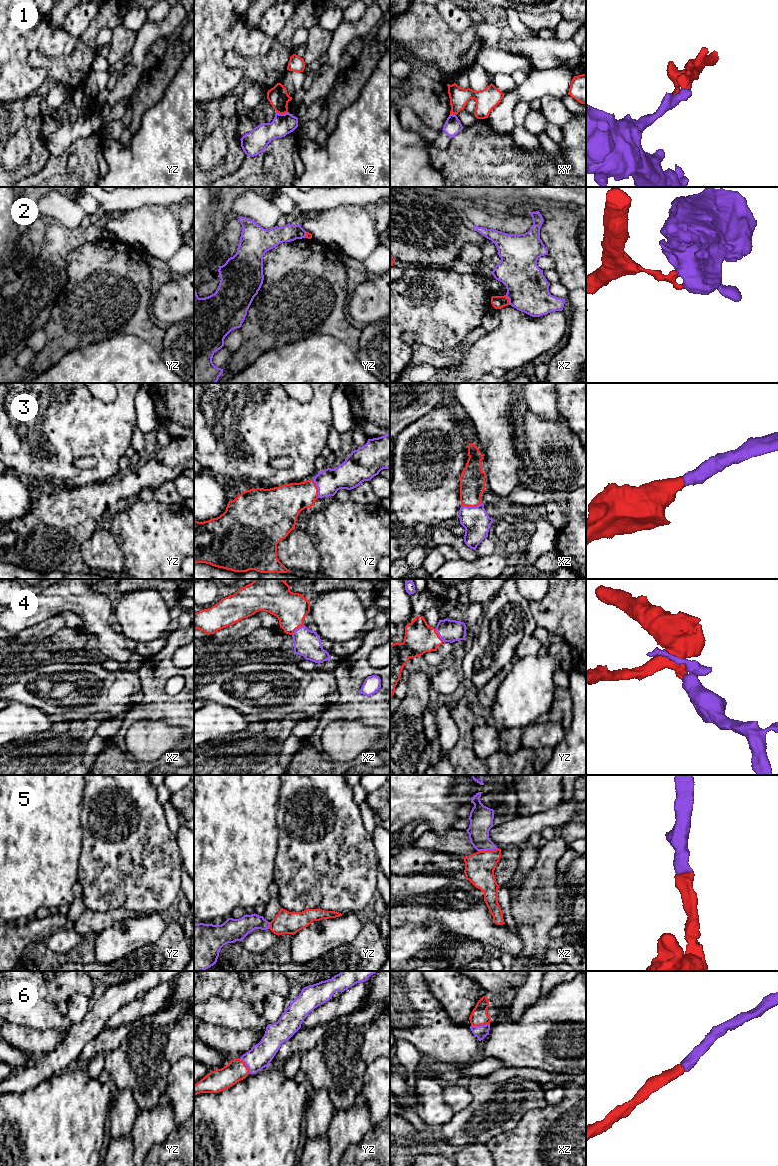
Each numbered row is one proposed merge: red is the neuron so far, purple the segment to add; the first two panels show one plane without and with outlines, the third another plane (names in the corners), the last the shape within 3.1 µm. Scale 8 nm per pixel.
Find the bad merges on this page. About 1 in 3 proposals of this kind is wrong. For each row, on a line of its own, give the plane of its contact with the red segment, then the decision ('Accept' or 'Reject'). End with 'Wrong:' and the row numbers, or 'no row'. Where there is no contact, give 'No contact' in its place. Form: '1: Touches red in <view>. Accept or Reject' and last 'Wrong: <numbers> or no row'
1: Touches red in yz. Reject
2: Touches red in xz. Reject
3: Touches red in xz. Accept
4: Touches red in yz. Accept
5: Touches red in xz. Accept
6: Touches red in xz. Accept
Wrong: 1, 2

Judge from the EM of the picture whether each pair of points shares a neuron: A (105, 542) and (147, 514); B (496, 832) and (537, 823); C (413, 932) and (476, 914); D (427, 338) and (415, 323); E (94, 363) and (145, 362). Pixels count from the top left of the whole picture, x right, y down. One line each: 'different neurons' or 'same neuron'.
A: different neurons
B: same neuron
C: different neurons
D: same neuron
E: same neuron

